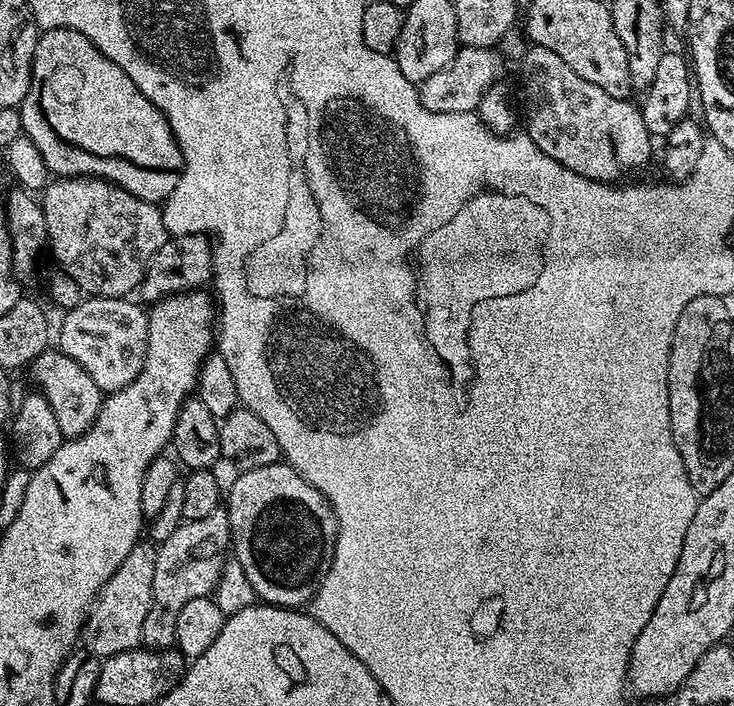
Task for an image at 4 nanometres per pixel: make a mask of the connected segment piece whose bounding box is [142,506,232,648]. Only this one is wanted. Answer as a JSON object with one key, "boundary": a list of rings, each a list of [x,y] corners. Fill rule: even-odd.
{"boundary":[[[224,506],[214,510],[214,514],[209,514],[206,518],[184,520],[178,530],[170,534],[170,538],[159,541],[154,562],[154,594],[150,602],[150,614],[146,614],[145,620],[142,621],[143,647],[171,648],[175,645],[178,613],[182,611],[182,606],[186,606],[186,602],[191,602],[193,598],[212,596],[215,593],[222,570],[230,559],[231,548],[232,527],[228,521],[228,509]]]}

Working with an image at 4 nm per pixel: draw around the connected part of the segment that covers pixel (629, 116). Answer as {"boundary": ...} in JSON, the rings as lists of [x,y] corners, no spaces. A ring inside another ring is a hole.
{"boundary":[[[532,44],[525,47],[518,64],[520,92],[524,95],[524,124],[528,127],[525,128],[526,134],[534,142],[534,146],[542,150],[542,154],[554,158],[554,162],[558,162],[566,170],[582,174],[582,178],[603,184],[623,181],[627,172],[642,167],[651,158],[654,138],[646,130],[646,122],[642,122],[639,107],[631,99],[610,98],[606,90],[594,86],[594,82],[586,82],[586,78],[581,78],[579,74],[574,74],[569,64],[562,62],[562,58],[554,54],[554,50],[546,50],[546,46]]]}

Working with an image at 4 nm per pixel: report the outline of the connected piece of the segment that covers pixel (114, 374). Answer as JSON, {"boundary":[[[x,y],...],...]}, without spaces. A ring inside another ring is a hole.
{"boundary":[[[88,296],[74,310],[64,312],[64,321],[60,324],[60,343],[58,348],[61,352],[69,355],[78,362],[91,378],[95,385],[99,386],[104,394],[117,392],[126,387],[142,370],[148,353],[148,314],[147,311],[132,298],[118,296]]]}

